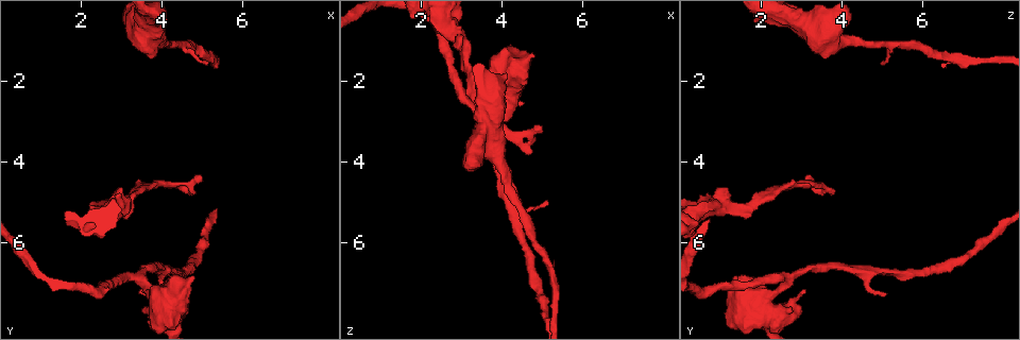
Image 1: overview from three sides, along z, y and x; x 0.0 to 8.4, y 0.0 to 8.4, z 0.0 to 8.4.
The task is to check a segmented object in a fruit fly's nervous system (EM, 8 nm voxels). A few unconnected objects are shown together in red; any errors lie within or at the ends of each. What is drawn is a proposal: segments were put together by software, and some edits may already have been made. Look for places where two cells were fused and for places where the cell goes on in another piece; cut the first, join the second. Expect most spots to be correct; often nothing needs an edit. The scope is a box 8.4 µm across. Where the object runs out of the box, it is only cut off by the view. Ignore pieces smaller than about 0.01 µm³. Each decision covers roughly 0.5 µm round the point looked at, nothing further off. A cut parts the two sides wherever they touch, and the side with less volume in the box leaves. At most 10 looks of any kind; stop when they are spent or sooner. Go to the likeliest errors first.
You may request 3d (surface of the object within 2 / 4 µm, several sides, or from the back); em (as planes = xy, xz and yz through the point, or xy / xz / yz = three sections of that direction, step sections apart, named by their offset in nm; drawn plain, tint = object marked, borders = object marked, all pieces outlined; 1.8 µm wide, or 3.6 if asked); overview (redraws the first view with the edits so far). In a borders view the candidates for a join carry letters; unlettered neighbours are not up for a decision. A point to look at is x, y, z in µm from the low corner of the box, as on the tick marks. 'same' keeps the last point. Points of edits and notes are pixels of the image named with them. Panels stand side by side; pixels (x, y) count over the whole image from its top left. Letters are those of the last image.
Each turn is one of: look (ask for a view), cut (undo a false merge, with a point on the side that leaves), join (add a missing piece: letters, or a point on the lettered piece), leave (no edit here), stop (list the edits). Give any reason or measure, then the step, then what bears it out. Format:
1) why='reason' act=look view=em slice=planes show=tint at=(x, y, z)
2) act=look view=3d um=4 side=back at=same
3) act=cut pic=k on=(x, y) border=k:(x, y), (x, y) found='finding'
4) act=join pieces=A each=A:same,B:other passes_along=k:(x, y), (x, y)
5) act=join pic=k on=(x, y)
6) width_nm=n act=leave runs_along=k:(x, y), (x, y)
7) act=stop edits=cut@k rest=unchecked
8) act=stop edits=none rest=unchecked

why='tapers out' act=look view=3d um=2 at=(4.95, 4.35, 3.20)

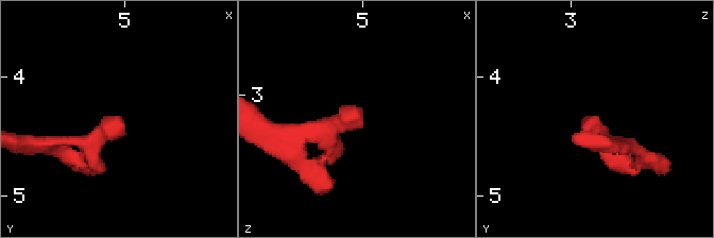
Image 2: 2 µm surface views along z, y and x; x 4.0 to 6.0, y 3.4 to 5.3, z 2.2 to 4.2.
act=look view=em slice=planes show=borders at=(4.98, 4.36, 3.14)

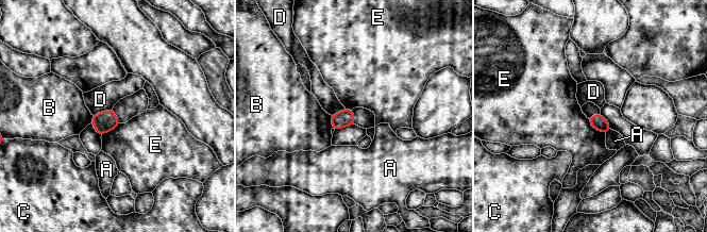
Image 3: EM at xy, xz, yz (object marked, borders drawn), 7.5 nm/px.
width_nm=110 act=leave each=A:other,B:other,C:other,D:other,E:other border=3:(587, 118), (592, 127), (605, 134) found='no lettered piece goes on from it'

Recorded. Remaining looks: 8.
why='thick end' act=look view=em slice=yz step=8 show=borders at=(2.95, 4.65, 1.10)

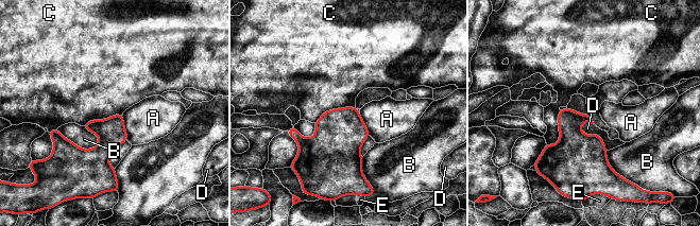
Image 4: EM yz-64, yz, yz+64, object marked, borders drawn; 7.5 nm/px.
act=look view=em slice=planes show=borders at=same

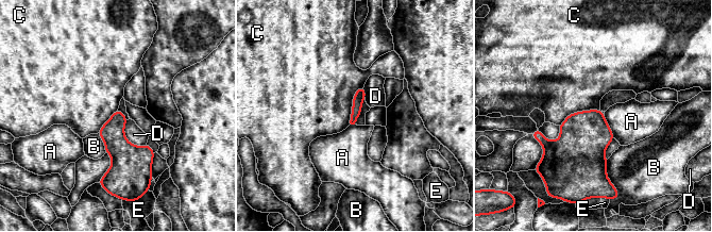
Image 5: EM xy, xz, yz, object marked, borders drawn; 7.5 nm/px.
act=leave each=A:other,B:other,C:other,D:other,E:other border=5:(599, 109), (573, 112), (559, 126) found='no lettered piece goes on from it'

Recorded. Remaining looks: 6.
why='an open end' act=look view=3d um=4 at=(3.40, 7.20, 3.10)

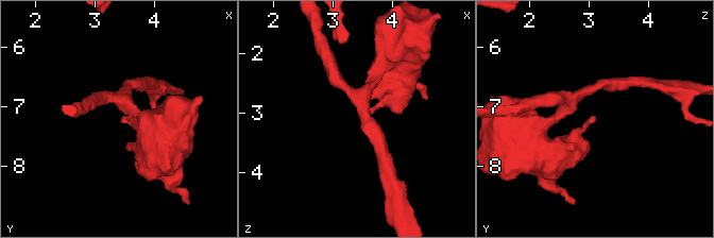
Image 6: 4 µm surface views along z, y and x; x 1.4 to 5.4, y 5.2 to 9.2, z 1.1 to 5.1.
why='now the EM' act=look view=em slice=xy step=8 show=tint at=(3.40, 7.20, 3.05)

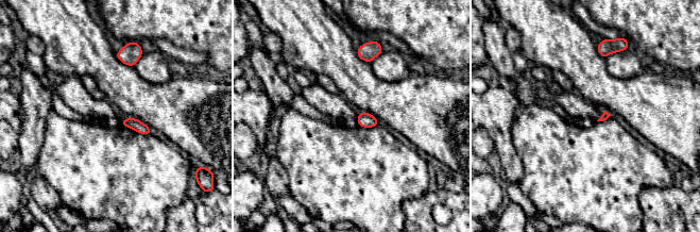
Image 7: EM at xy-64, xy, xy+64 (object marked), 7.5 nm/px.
why='cut it another way' act=look view=em slice=planes show=borders at=same

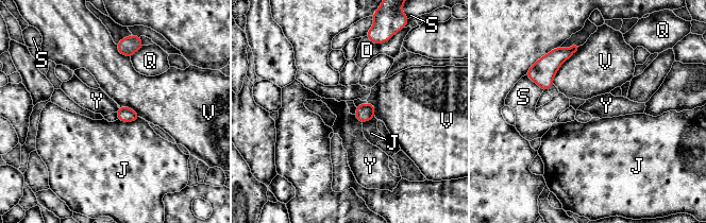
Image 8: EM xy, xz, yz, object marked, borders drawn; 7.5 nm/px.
act=leave each=D:other,J:other,Q:other,S:other,V:other,Y:other border=8:(354, 115), (362, 122) found='none of them fits'

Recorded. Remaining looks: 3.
why='tapers out' act=look view=3d um=2 at=(5.05, 1.55, 5.00)

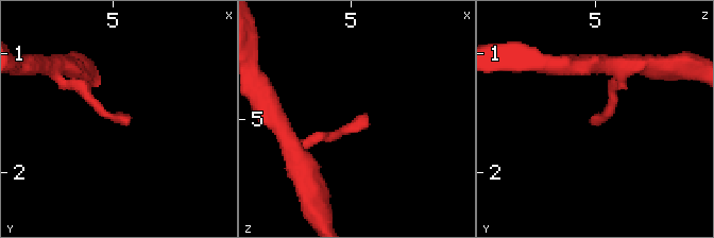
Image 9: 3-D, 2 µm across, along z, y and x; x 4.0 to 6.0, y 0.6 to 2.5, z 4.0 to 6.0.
why='need the tissue' act=look view=em slice=planes show=plain at=(5.10, 1.62, 5.04)

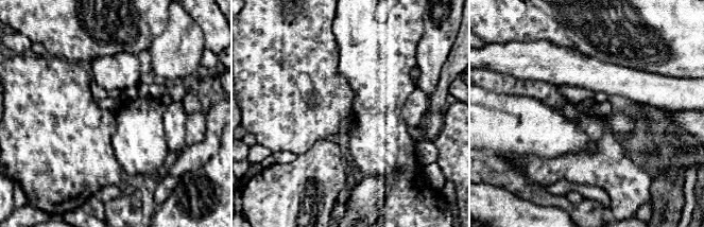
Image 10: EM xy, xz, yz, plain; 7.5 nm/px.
why='see the neighbours' act=look view=em slice=planes show=borders at=same

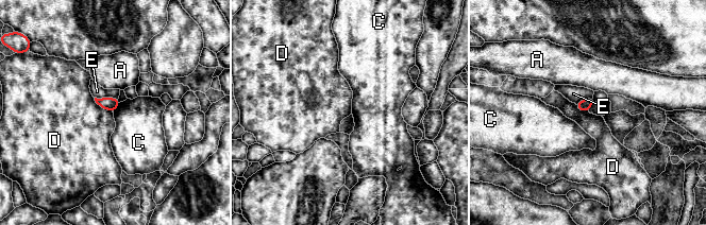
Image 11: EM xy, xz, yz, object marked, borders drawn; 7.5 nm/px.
width_nm=90 act=leave each=A:other,C:other,D:other,E:other border=11:(94, 98), (101, 107), (112, 111) found='no lettered piece goes on from it'

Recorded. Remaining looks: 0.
act=stop edits=none rest=unchecked

